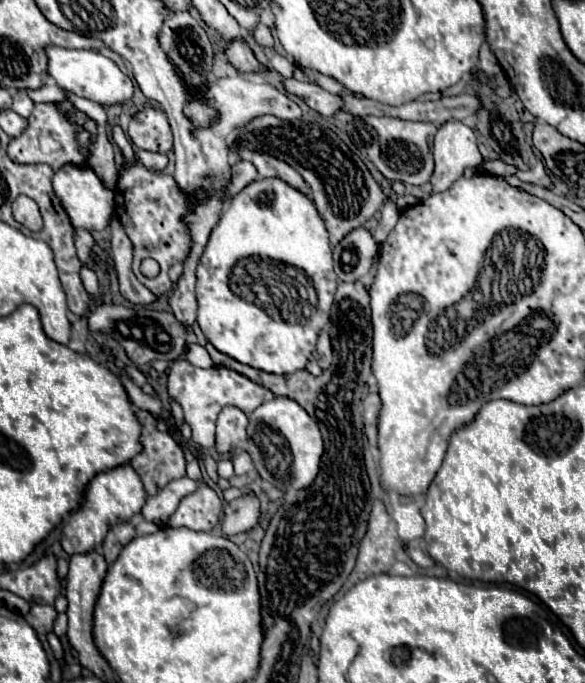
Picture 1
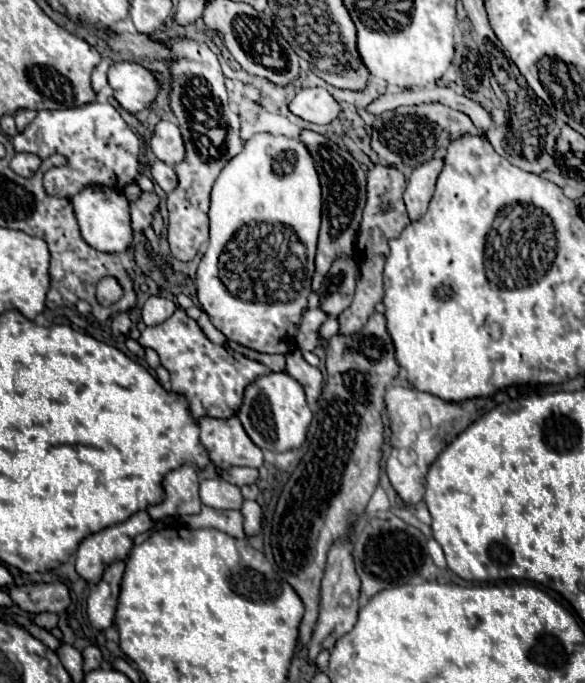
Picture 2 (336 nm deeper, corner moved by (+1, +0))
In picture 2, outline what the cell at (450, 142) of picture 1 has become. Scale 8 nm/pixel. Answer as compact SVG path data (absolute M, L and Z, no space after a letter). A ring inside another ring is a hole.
M433 158L431 162L425 162L413 170L405 192L405 206L411 220L417 220L425 214L433 198L435 182L437 182L437 176L441 174L443 164L445 164L443 158Z

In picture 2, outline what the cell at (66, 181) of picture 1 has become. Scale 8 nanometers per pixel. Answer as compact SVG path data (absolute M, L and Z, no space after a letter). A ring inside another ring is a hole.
M87 186L81 192L77 192L71 198L71 204L75 208L75 216L79 222L79 230L83 240L99 250L99 252L125 252L133 240L133 230L131 230L131 218L129 218L129 200L125 194L117 188L109 186Z

